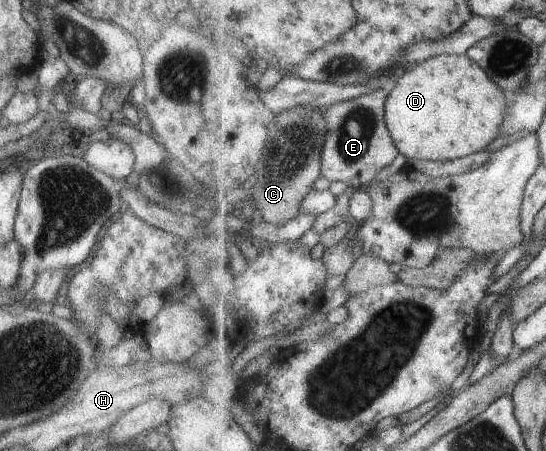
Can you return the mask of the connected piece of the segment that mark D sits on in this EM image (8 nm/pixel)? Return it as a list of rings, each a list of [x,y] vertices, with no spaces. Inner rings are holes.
[[[439,54],[410,67],[391,87],[386,123],[401,154],[418,160],[454,160],[483,151],[499,137],[507,93],[469,56]]]

